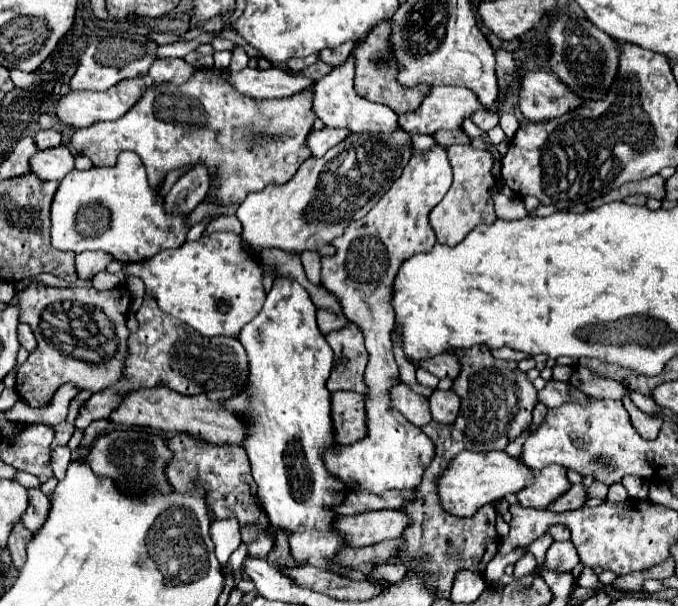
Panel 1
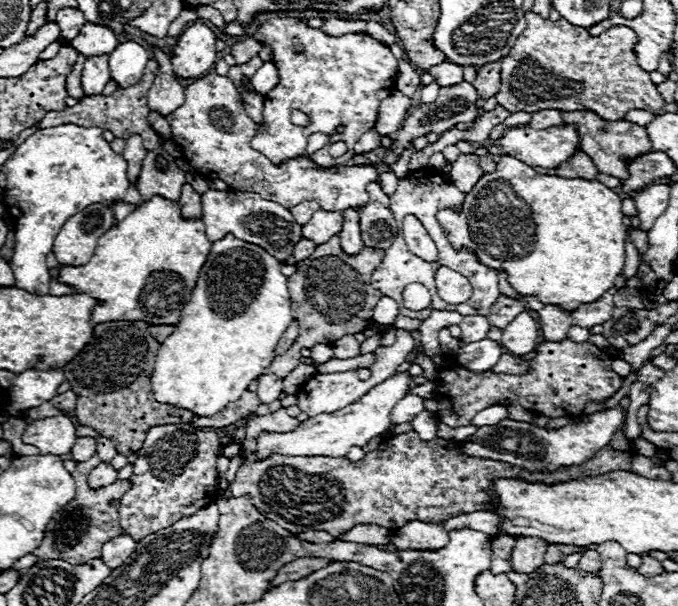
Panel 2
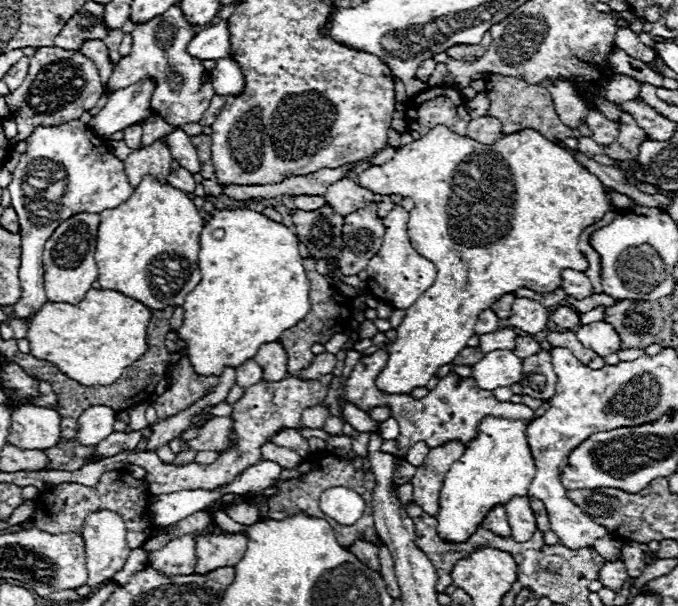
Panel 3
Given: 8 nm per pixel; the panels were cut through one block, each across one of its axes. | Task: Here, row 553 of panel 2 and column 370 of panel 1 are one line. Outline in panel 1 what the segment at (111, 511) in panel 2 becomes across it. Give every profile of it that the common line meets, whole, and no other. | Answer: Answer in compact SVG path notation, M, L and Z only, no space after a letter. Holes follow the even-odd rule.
M380 22L380 26L376 26L376 30L370 32L370 36L354 50L354 60L356 60L356 76L354 76L354 88L356 94L360 94L362 98L370 100L370 102L380 102L390 106L396 114L410 114L416 112L416 108L420 108L424 96L428 96L430 86L418 84L416 88L404 88L400 86L400 82L396 80L396 64L392 64L392 22Z

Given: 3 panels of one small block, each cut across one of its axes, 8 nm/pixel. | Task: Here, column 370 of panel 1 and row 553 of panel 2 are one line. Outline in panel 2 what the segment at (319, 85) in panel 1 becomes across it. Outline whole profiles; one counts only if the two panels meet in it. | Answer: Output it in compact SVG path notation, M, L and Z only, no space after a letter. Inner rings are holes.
M120 534L118 538L112 538L108 540L104 546L102 546L102 560L104 564L108 564L108 568L118 568L126 562L126 558L130 558L130 554L134 552L136 548L136 540L128 534Z

